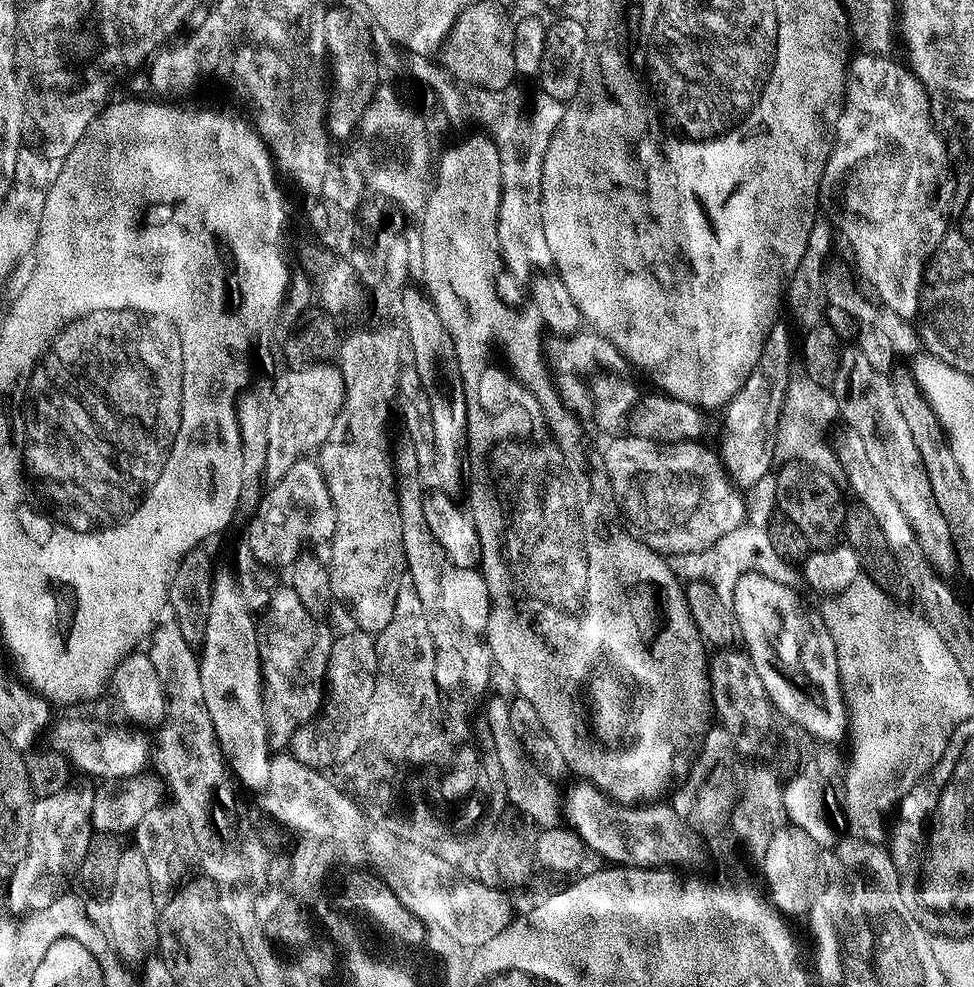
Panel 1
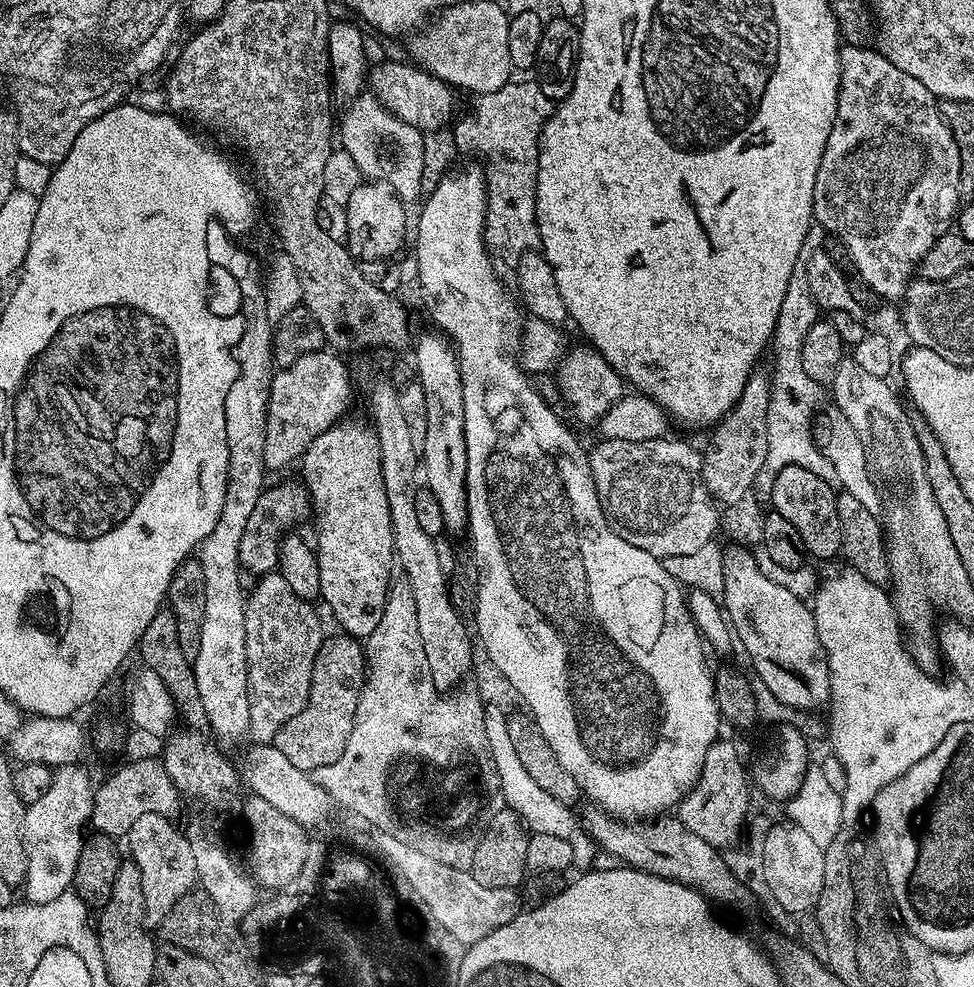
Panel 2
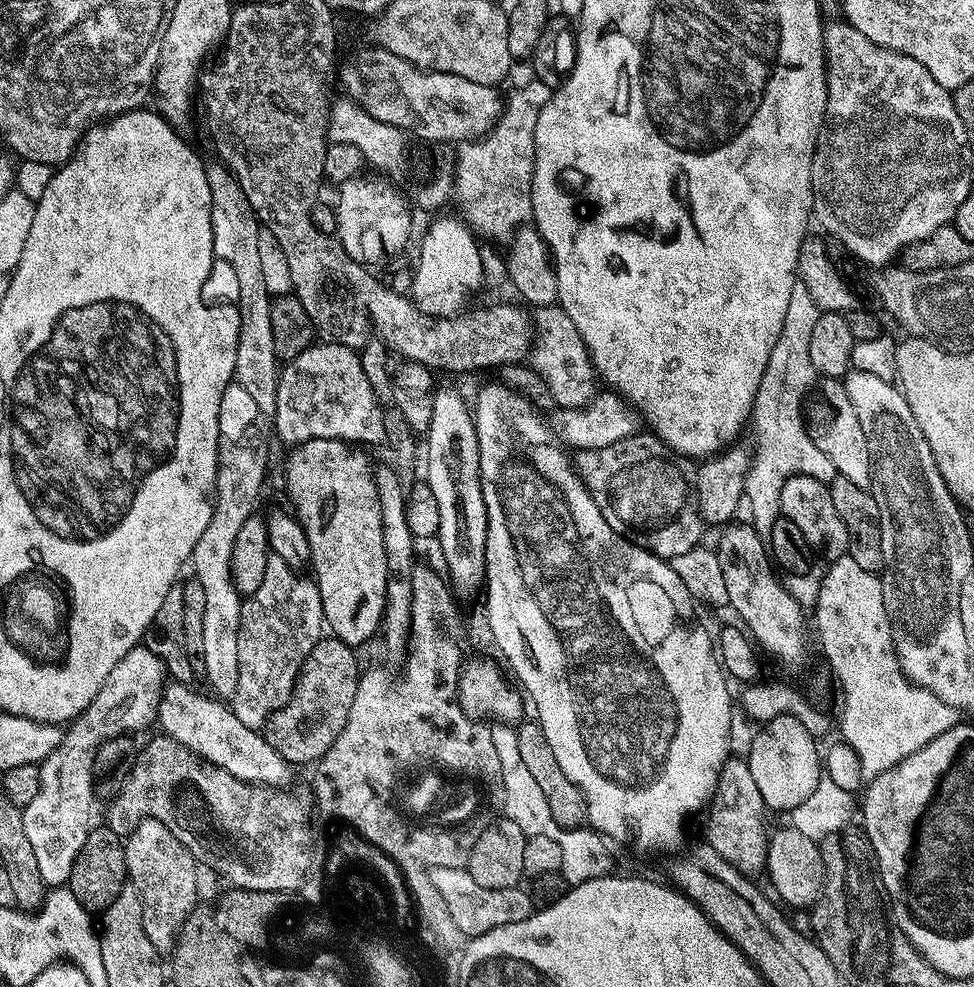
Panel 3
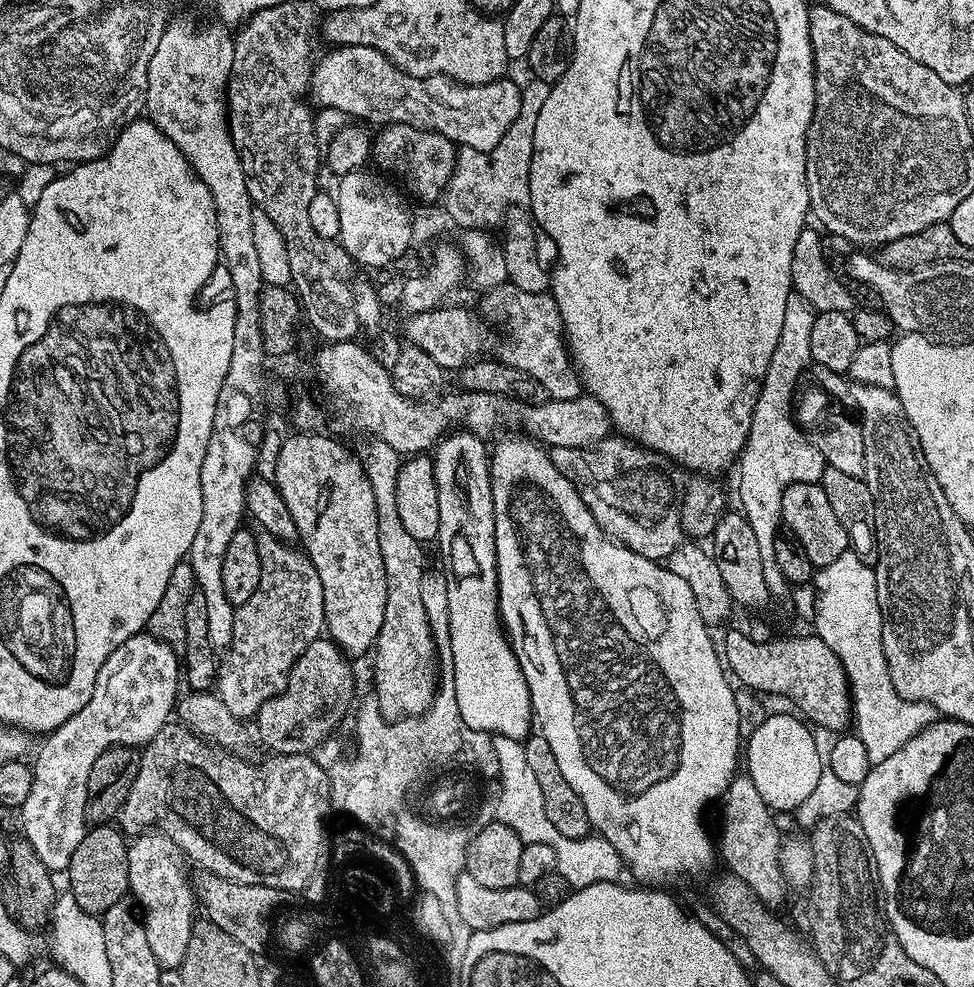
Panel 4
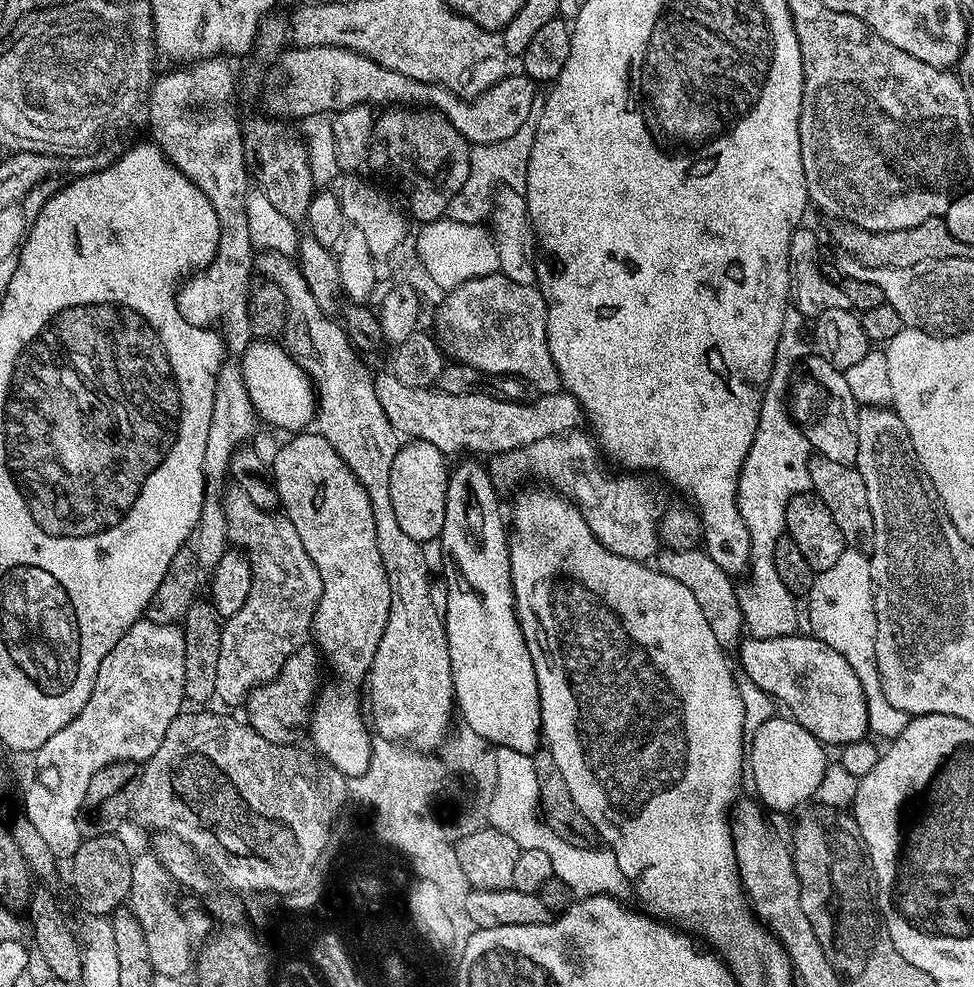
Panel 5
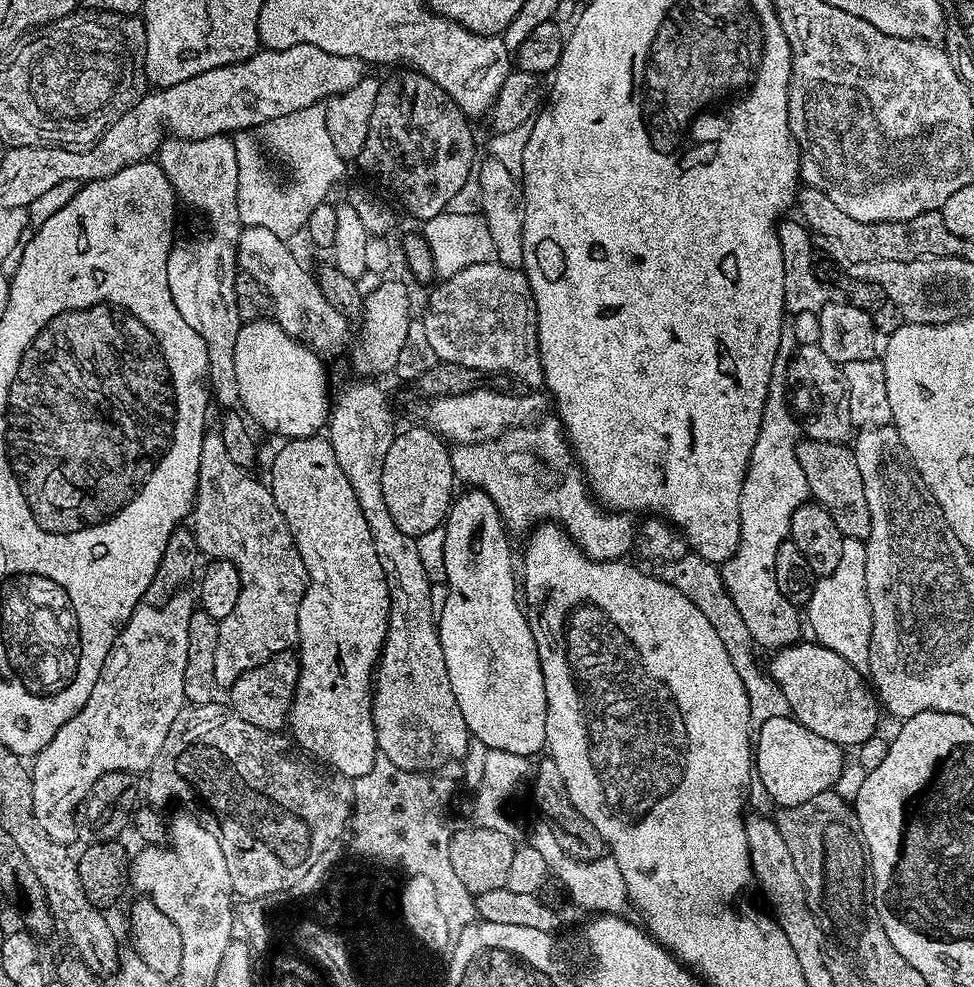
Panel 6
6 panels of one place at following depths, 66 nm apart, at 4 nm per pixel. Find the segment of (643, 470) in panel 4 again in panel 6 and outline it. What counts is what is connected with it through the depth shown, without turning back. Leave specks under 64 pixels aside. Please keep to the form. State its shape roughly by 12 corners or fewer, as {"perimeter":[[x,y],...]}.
{"perimeter":[[555,415],[451,449],[509,533],[560,525],[624,560],[633,517],[594,499]]}

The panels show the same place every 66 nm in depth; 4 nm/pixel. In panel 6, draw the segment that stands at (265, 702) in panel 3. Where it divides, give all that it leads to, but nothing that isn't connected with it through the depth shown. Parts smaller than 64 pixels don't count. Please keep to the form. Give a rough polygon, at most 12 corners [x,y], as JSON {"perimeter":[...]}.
{"perimeter":[[205,431],[190,527],[238,566],[214,678],[300,639],[308,571],[267,483]]}

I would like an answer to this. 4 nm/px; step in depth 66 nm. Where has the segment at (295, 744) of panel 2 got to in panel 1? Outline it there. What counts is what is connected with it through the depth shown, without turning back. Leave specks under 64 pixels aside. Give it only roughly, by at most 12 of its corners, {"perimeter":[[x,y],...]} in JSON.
{"perimeter":[[373,637],[332,641],[321,716],[299,725],[294,759],[342,766],[374,690]]}

